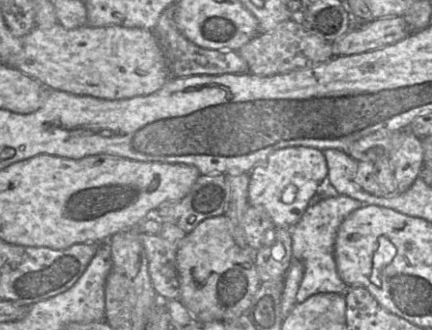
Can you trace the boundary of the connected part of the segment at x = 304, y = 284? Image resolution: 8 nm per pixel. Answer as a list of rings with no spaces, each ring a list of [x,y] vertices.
[[[330,193],[328,197],[315,199],[305,210],[301,219],[290,228],[293,260],[300,261],[304,266],[303,278],[296,294],[296,303],[302,303],[310,296],[319,293],[345,294],[348,286],[339,277],[334,259],[335,240],[338,228],[343,220],[362,205],[363,203],[349,196]]]

